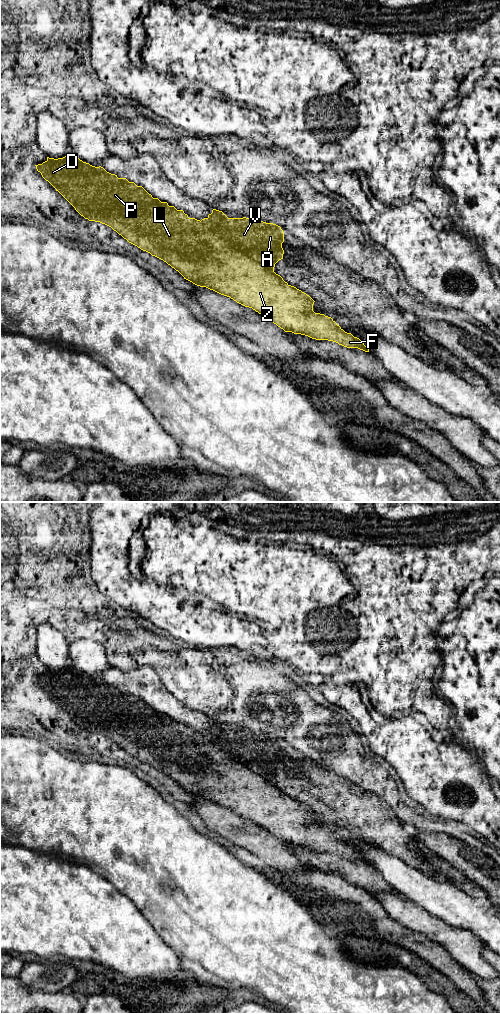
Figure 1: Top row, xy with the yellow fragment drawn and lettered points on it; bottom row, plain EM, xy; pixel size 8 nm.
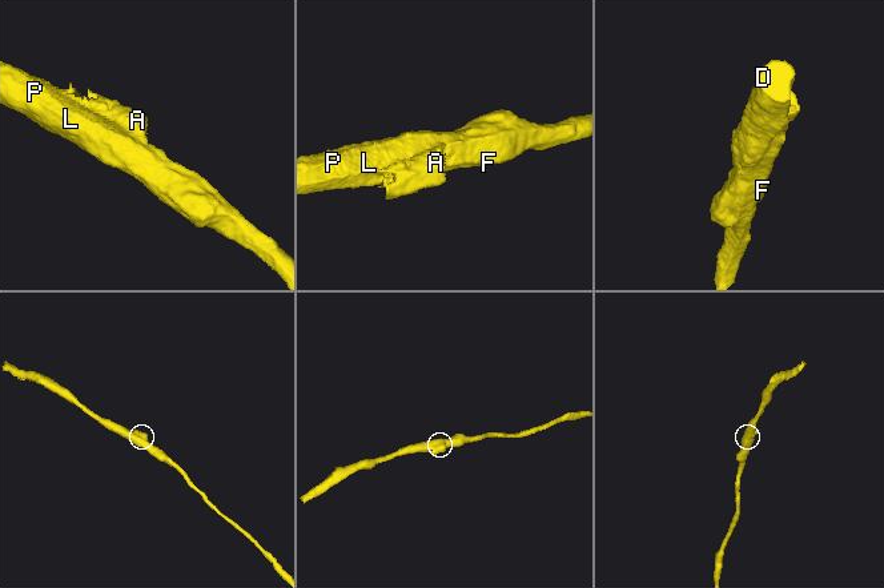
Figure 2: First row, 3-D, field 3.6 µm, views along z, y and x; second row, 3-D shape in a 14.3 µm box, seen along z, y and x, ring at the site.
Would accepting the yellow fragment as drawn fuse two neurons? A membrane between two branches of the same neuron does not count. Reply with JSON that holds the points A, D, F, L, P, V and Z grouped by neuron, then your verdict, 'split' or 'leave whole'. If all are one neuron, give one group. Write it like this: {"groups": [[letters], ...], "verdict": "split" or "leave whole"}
{"groups": [["A", "D", "F", "L", "P", "Z"], ["V"]], "verdict": "split"}

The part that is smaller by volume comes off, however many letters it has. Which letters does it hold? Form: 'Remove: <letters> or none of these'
Remove: V

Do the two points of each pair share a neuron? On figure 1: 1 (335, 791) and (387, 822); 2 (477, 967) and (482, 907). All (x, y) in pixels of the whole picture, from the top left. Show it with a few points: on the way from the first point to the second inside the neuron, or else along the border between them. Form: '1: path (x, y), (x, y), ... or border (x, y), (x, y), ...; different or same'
1: path (348, 804), (356, 812), (374, 821); same
2: border (458, 927), (468, 929), (486, 945); different

